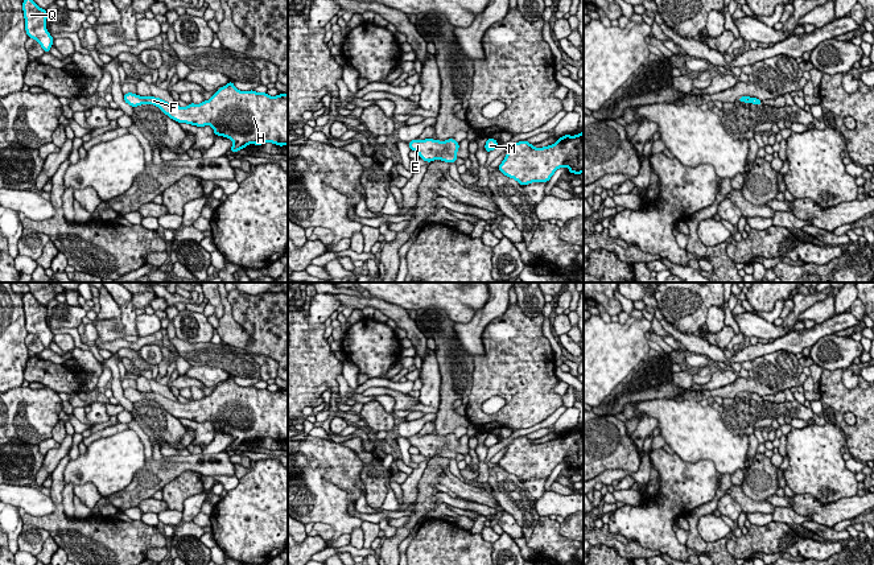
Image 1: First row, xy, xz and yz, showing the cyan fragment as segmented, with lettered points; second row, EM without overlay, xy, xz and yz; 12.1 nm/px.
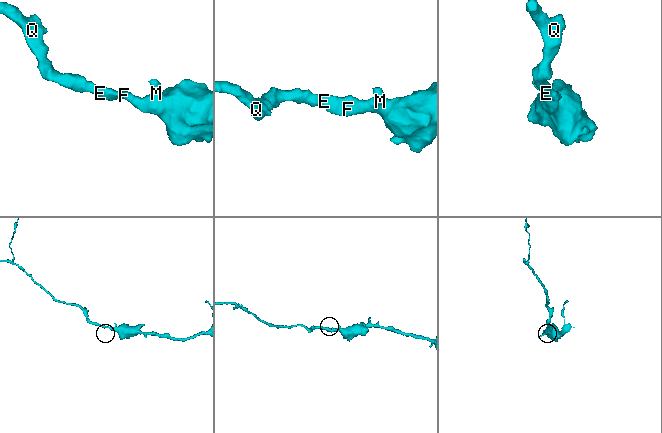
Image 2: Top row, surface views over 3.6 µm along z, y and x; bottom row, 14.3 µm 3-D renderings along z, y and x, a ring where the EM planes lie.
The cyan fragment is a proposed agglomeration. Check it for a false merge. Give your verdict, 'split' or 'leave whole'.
leave whole

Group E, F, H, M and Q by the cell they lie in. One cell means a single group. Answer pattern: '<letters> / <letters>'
E F H M Q

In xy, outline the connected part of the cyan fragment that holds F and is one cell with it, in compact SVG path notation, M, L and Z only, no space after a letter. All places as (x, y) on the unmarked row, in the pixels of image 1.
M230 376L209 396L199 400L191 397L187 403L133 388L124 389L123 395L133 404L144 399L153 400L177 418L211 421L215 432L234 438L230 444L234 449L250 440L259 442L271 437L279 442L288 441L288 389L269 392L255 385L240 387Z

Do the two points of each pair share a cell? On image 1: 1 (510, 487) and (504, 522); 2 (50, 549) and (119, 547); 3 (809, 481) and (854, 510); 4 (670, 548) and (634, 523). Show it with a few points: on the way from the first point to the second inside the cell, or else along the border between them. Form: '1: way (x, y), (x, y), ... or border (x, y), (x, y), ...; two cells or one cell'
1: border (503, 510), (515, 520), (524, 536); two cells
2: border (50, 535), (58, 547); two cells
3: border (808, 493), (821, 503), (832, 503), (856, 495); two cells
4: way (660, 539), (643, 523); one cell

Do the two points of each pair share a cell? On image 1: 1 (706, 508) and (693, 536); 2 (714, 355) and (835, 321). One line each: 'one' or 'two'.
1: one
2: one

